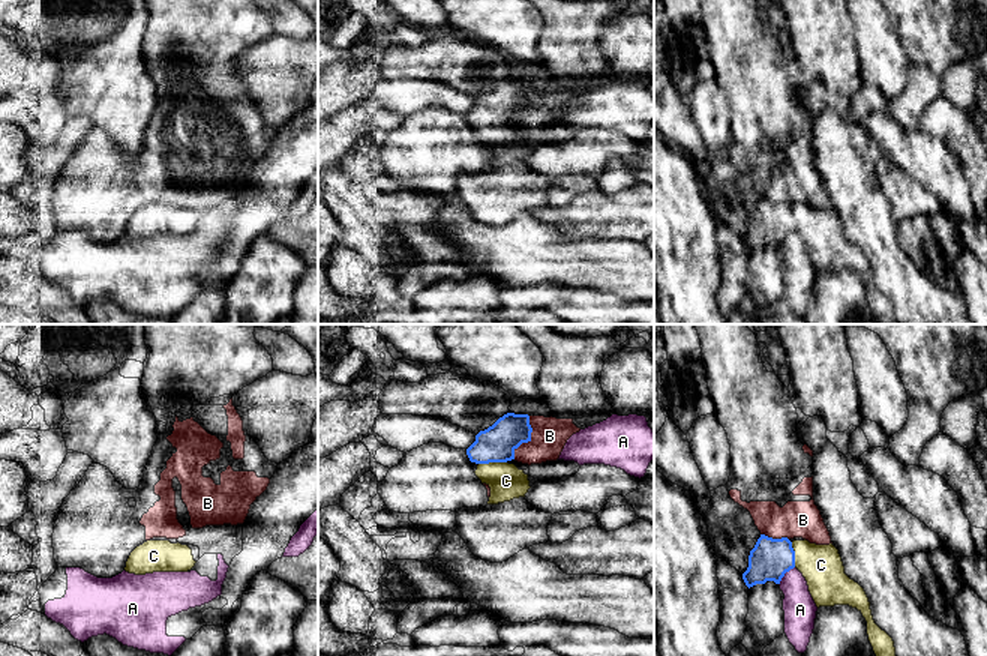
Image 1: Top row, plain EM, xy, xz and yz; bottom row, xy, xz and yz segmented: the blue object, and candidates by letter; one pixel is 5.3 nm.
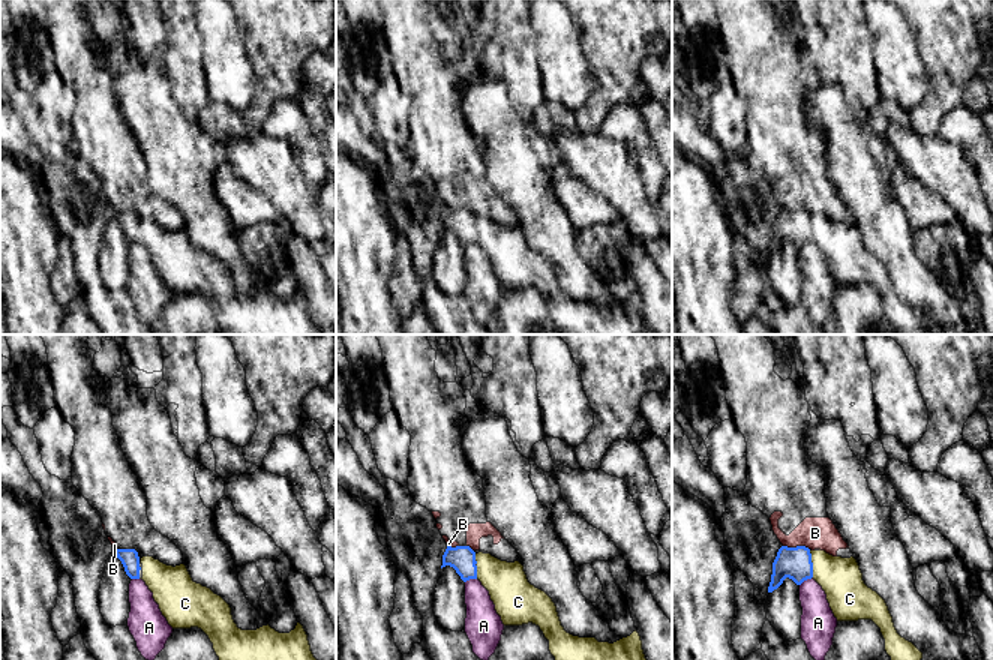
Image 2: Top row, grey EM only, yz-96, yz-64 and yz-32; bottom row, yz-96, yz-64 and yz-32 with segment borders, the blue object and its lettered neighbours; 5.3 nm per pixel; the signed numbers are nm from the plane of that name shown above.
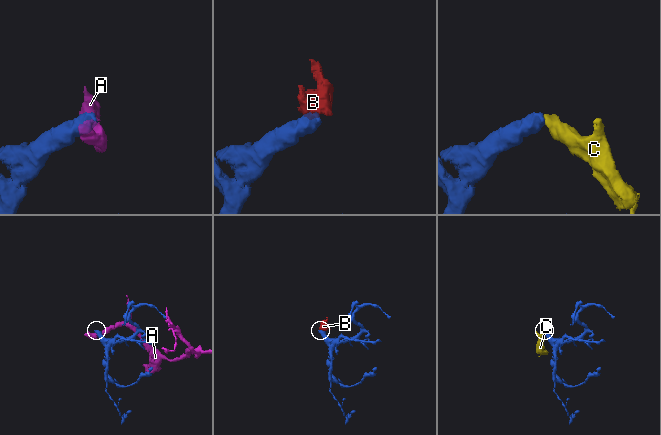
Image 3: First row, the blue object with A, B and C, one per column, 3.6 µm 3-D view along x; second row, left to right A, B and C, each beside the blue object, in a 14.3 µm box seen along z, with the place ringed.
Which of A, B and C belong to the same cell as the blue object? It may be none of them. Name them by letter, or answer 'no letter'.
C

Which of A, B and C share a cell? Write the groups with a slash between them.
A / B / C

